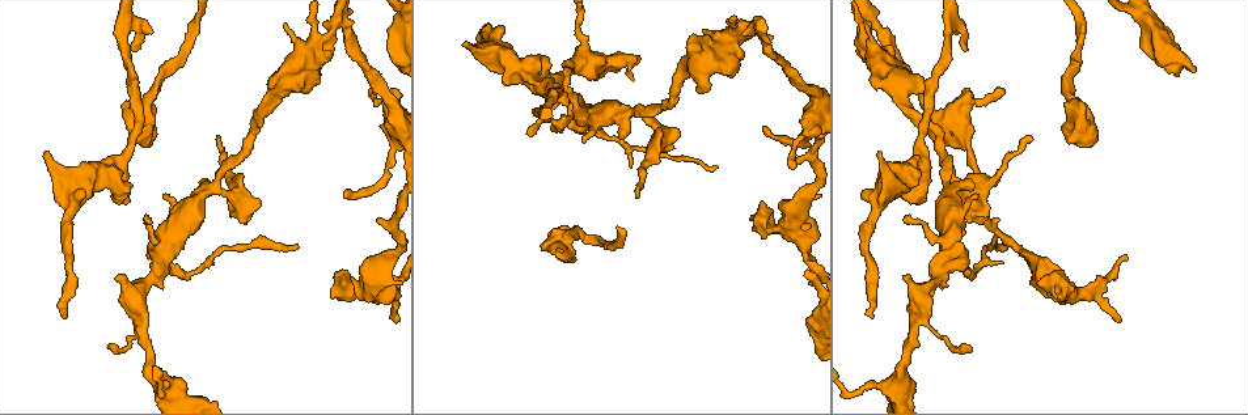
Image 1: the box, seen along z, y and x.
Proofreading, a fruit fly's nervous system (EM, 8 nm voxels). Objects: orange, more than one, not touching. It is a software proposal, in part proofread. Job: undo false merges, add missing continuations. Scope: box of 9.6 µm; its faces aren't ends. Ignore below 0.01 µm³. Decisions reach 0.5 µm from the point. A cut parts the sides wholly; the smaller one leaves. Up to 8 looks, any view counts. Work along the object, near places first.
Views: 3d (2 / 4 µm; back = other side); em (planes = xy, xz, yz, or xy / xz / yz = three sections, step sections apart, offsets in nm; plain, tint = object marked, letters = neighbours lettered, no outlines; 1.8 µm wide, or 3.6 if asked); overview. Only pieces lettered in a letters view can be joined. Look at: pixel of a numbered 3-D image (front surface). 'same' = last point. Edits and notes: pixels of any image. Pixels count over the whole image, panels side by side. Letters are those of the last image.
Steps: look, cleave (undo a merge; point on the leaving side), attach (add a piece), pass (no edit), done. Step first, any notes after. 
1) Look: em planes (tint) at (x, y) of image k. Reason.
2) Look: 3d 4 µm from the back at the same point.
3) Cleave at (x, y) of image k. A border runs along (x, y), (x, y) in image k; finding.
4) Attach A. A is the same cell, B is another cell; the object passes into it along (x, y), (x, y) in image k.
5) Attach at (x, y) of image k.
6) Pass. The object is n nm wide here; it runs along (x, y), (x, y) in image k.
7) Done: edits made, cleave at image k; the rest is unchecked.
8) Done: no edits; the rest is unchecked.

Look: 3d 2 µm at (176, 215) of image 1. Branch point.

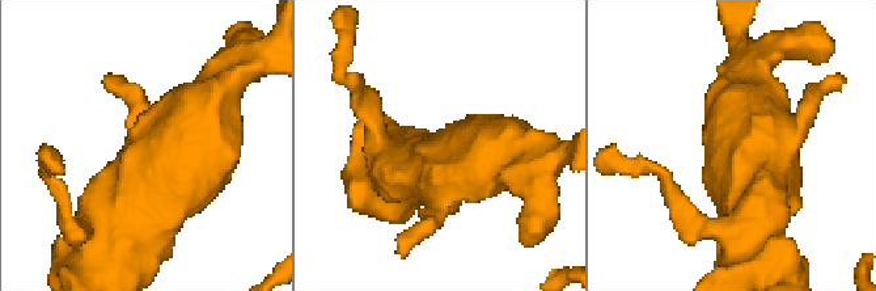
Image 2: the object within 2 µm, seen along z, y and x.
Look: em xy step 4 (tint) at (749, 149) of image 2.

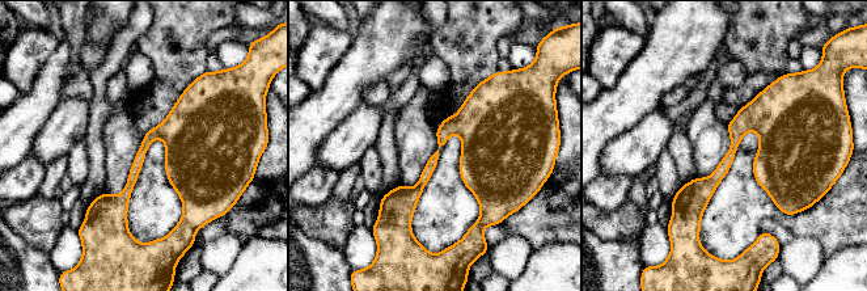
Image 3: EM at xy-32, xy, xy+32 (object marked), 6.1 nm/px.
Look: em xy step 4 (letters) at the same point. See the neighbours.

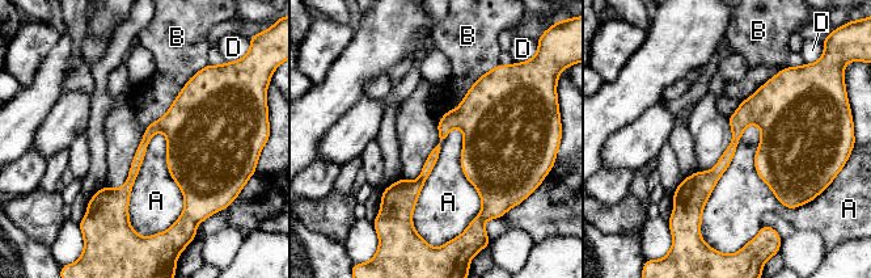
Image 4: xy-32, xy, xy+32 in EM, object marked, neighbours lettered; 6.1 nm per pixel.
Pass. The longest contact is with A, 700 nm; A, B and D are other cells; it runs along (486, 80), (443, 131), (423, 177), (387, 201) in image 4; continuous, no second neuron.

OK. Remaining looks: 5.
Look: 3d 4 µm at (921, 179) of image 1.

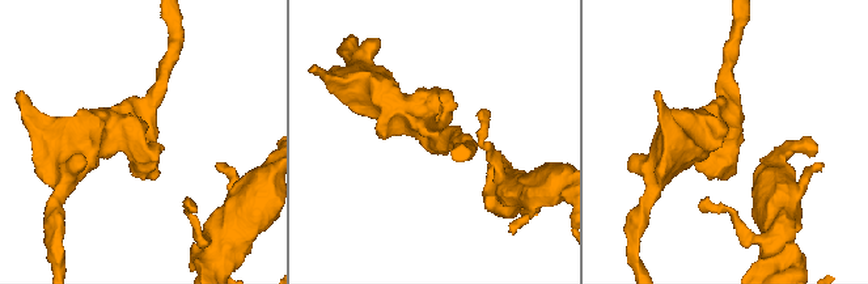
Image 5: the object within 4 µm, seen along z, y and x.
Look: em planes (letters) at (427, 134) of image 5. Now the EM.

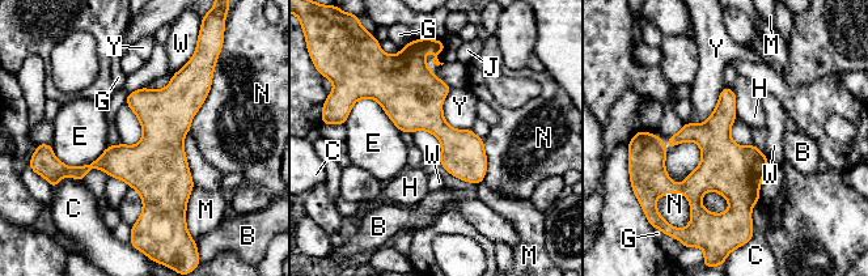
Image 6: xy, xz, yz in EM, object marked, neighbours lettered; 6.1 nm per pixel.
Pass. B, C, E, G, H, J, M, N, W and Y are other cells; a border runs along (452, 89), (443, 118), (471, 130) in image 6; one neuron here.

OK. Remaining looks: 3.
Look: em planes (letters) at (152, 139) of image 1. Stops while still wide.

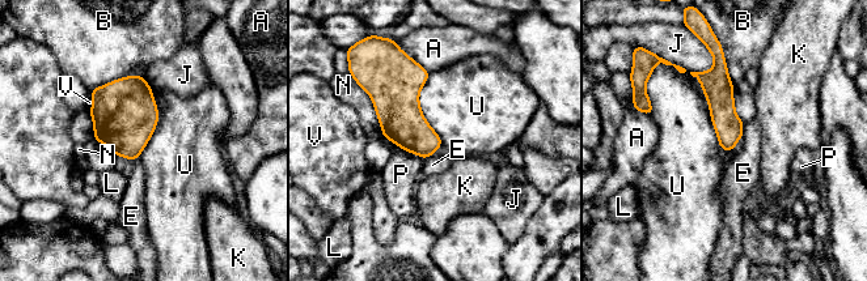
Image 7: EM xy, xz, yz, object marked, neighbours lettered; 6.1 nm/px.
Pass. A, B, E, J, K, L, N, P, U and V are other cells; it runs along (722, 63), (720, 103), (730, 148) in image 7; none of them fits.

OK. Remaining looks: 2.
Look: em planes (letters) at (552, 130) of image 1. An open end.

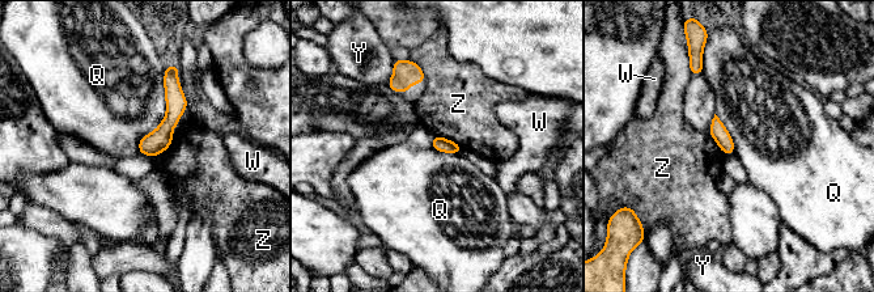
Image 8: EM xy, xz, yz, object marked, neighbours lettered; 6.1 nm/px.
Pass. Q, W, Y and Z are other cells; it runs along (172, 73), (173, 117), (144, 151) in image 8; none of them fits.

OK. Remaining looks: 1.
Done: no edits; the rest is unchecked.

